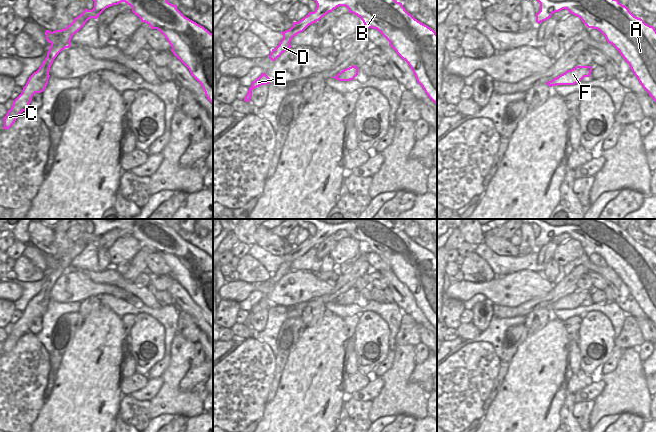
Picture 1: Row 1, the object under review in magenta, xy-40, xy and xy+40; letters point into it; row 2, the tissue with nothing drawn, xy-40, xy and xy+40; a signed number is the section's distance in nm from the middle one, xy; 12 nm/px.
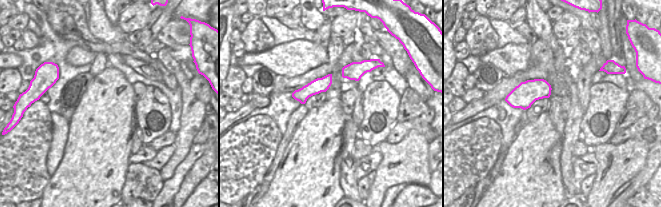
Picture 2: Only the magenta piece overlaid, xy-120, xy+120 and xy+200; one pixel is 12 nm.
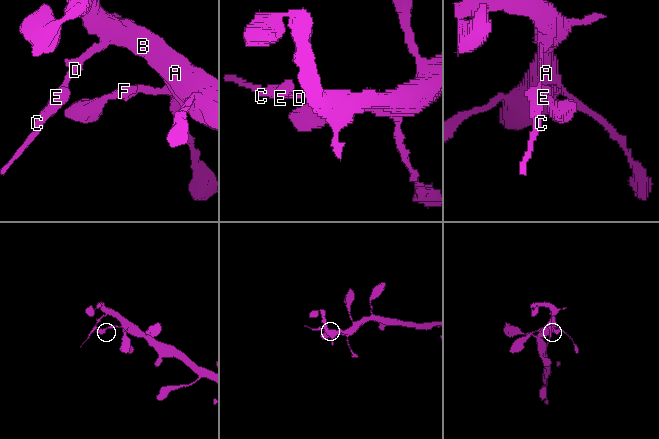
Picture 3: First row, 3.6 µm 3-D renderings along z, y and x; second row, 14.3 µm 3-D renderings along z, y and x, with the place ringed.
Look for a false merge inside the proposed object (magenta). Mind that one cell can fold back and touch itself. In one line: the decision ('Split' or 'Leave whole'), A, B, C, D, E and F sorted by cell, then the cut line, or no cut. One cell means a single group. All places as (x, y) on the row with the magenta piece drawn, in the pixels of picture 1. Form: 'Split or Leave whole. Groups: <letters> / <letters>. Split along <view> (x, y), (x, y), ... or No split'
Split. Groups: A B D F / C E. Split along xy-40 (47, 56), (52, 61)

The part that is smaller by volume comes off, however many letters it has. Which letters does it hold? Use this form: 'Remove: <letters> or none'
Remove: C, E

